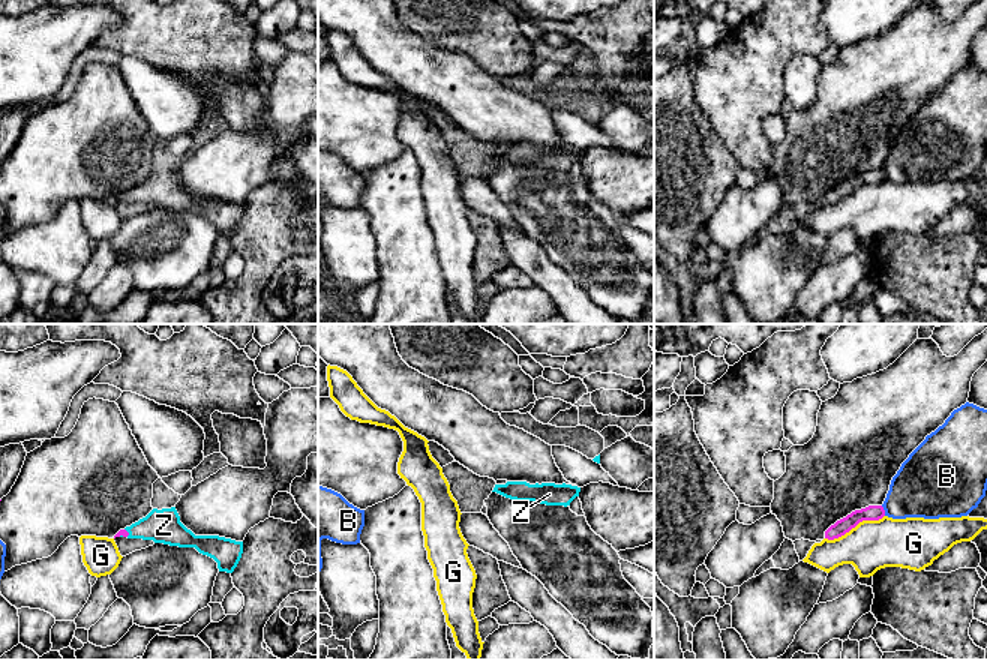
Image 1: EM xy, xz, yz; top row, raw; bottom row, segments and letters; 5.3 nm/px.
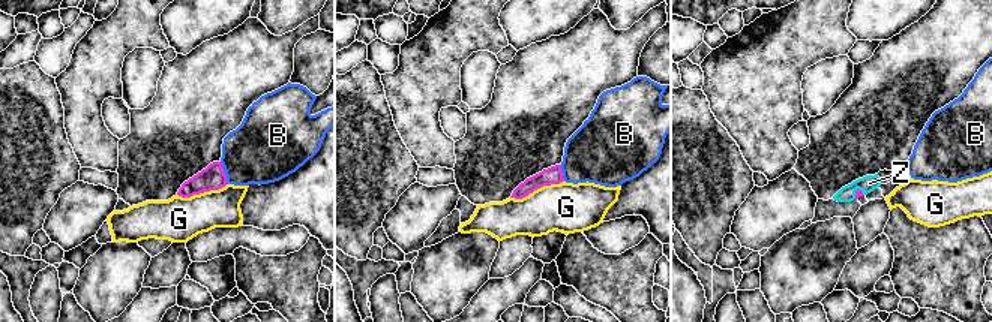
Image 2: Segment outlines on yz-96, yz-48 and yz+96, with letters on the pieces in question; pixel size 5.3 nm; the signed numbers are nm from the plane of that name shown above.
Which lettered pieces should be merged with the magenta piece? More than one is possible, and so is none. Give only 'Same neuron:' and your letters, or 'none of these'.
Same neuron: Z

